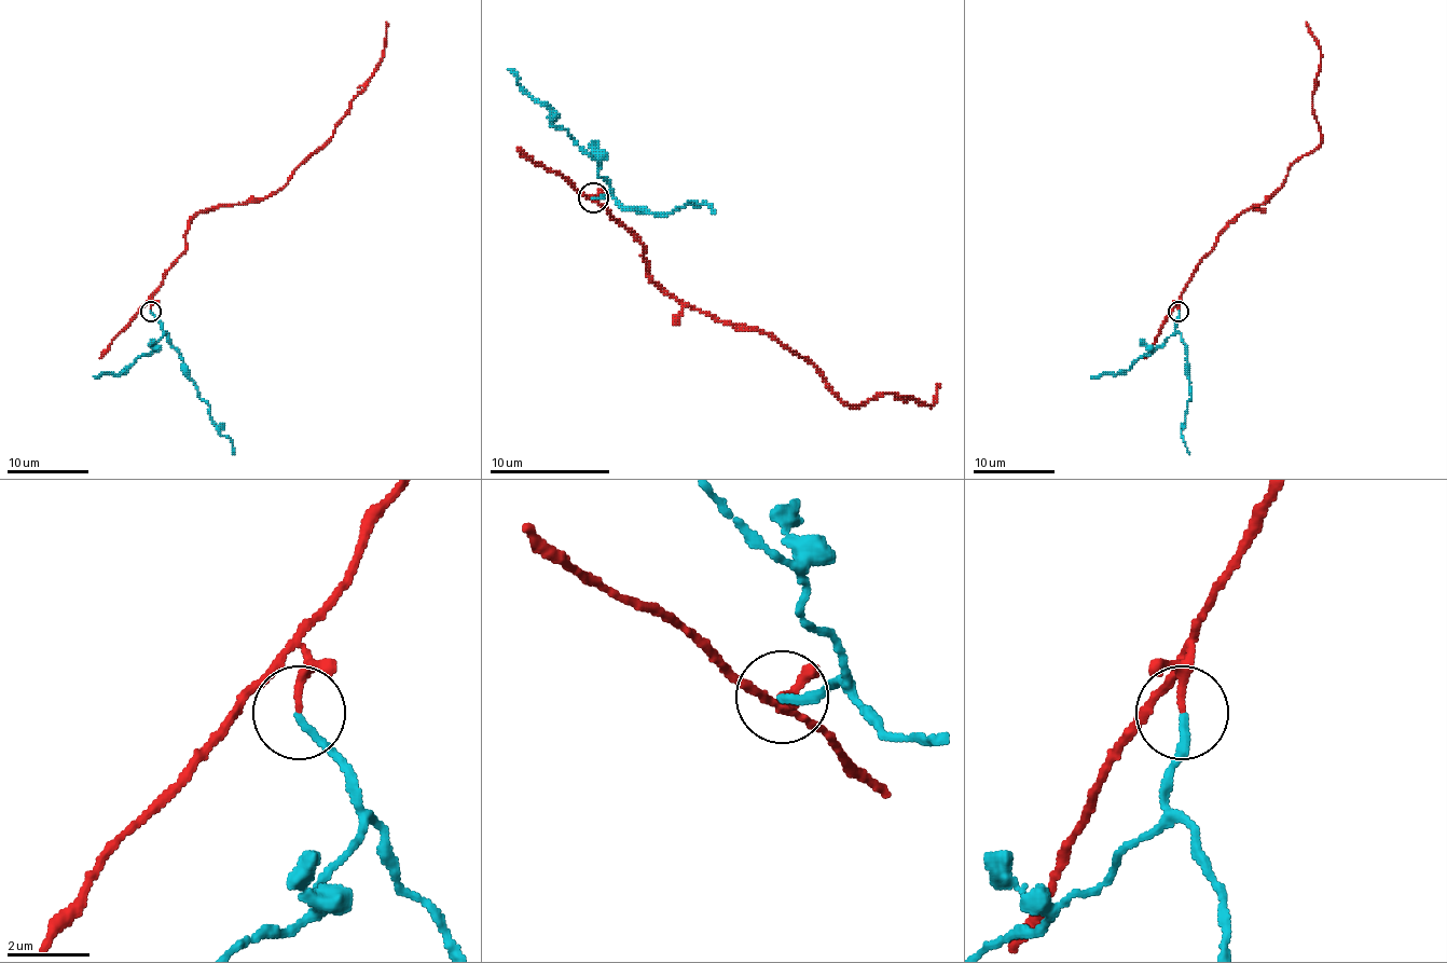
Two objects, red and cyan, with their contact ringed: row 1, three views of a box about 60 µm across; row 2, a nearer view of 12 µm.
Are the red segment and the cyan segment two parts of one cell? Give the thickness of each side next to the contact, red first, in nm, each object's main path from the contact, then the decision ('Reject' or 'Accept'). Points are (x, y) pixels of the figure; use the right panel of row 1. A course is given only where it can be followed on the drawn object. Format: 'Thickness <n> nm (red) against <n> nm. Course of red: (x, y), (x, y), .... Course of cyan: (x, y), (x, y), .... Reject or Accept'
Thickness 160 nm (red) against 190 nm. Course of red: (1179, 311), (1181, 292), (1216, 237), (1263, 204), (1320, 142), (1312, 101), (1320, 56), (1306, 22). Course of cyan: (1179, 311), (1175, 329), (1187, 354), (1191, 399), (1181, 429), (1189, 454). Reject

